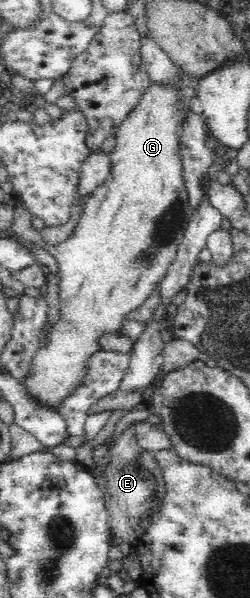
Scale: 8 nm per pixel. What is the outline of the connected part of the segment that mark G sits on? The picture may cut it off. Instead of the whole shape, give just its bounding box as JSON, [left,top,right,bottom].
[23,69,198,412]

